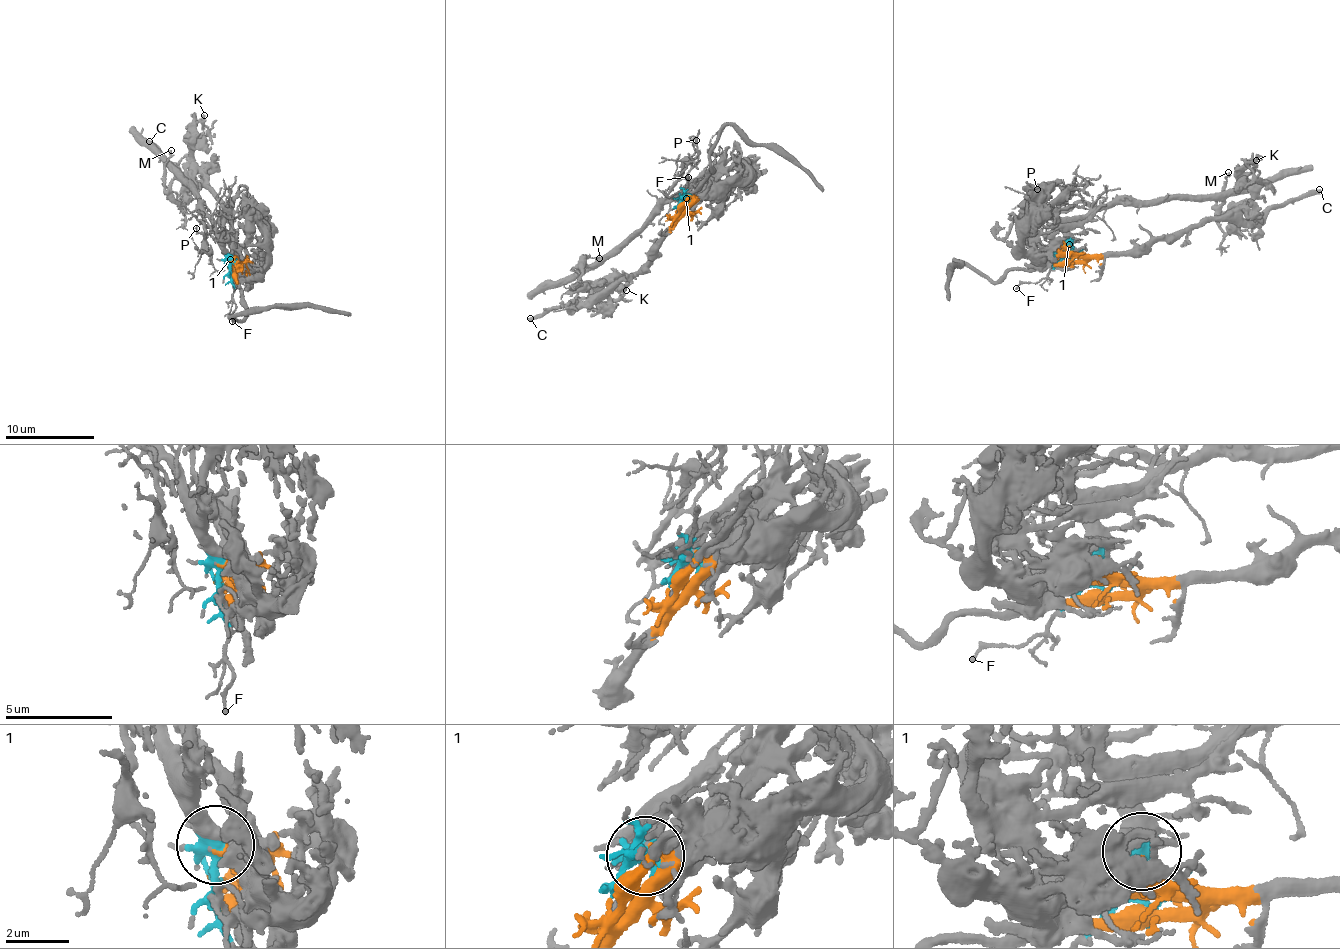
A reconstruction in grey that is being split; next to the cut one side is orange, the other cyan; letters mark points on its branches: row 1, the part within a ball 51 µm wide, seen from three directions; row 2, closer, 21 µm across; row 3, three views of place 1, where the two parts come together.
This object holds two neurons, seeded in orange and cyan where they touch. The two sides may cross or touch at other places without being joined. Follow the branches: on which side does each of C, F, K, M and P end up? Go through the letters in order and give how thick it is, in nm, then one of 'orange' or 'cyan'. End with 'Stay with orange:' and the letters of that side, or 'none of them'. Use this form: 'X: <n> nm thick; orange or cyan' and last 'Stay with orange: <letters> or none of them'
C: 360 nm thick; orange
F: 170 nm thick; cyan
K: 240 nm thick; orange
M: 170 nm thick; cyan
P: 130 nm thick; cyan
Stay with orange: C, K

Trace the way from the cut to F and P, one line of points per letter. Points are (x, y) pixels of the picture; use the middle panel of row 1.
F: (677, 208), (688, 177)
P: (677, 208), (679, 202), (689, 196), (686, 187), (671, 197), (669, 186), (683, 164), (692, 157), (696, 139)

